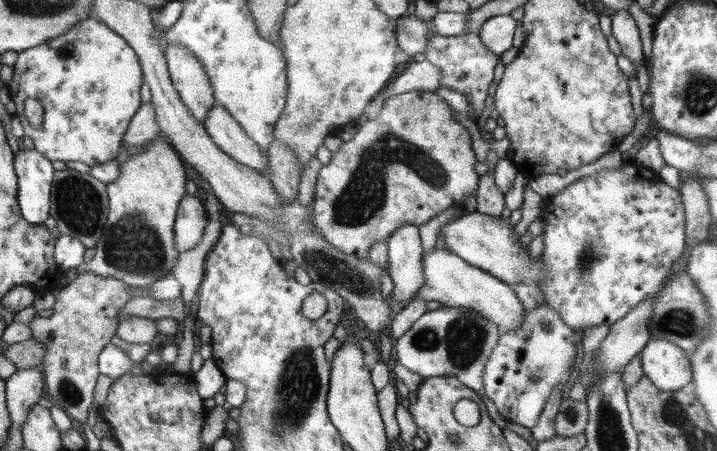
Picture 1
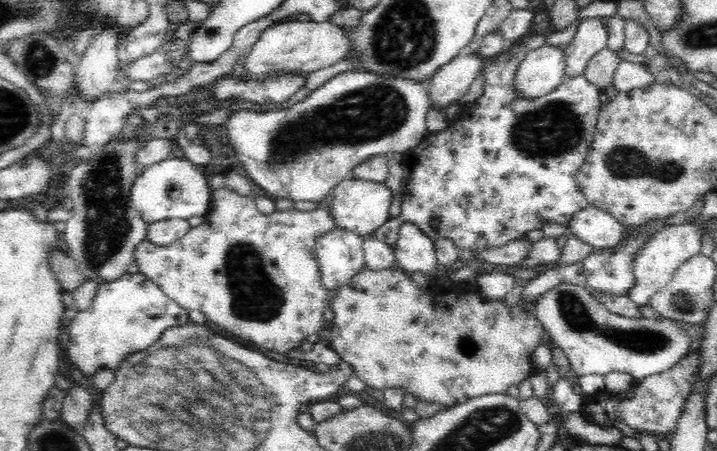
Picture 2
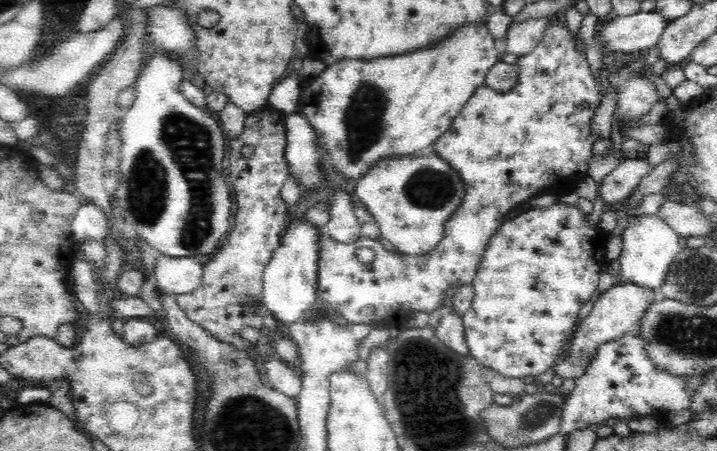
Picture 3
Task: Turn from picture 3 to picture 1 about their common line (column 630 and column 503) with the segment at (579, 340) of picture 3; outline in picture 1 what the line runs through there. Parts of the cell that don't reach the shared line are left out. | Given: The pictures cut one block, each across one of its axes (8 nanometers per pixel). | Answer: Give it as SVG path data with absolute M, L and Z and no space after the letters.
M434 247L431 251L423 253L421 266L423 266L424 282L415 292L416 299L436 300L446 307L468 307L486 317L488 322L498 327L501 333L512 332L522 324L525 310L514 288L468 264L450 249Z

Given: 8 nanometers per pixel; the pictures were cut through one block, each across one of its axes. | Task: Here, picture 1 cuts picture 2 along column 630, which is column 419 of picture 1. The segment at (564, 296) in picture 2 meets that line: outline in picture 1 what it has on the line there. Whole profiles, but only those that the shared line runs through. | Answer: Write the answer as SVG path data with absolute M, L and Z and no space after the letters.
M446 307L426 311L404 335L396 340L397 363L407 370L424 377L456 377L470 388L486 405L487 413L496 426L506 428L506 420L500 416L492 400L484 394L482 386L484 363L498 343L501 332L478 311L468 307Z

